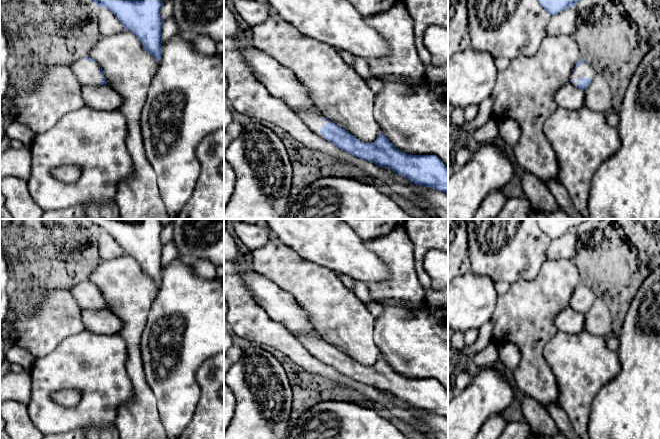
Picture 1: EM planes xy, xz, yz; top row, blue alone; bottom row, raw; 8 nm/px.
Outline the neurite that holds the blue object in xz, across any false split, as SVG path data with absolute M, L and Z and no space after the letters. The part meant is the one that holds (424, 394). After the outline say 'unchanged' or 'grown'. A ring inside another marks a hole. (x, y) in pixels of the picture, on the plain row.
M295 335L321 362L355 381L385 391L414 408L448 418L448 392L436 379L411 379L397 373L380 357L372 367L364 367L336 347L314 335Z; grown

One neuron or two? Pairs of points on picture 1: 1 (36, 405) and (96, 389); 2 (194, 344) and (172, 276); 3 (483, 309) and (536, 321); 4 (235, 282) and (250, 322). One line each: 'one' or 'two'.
1: one
2: one
3: two
4: one

